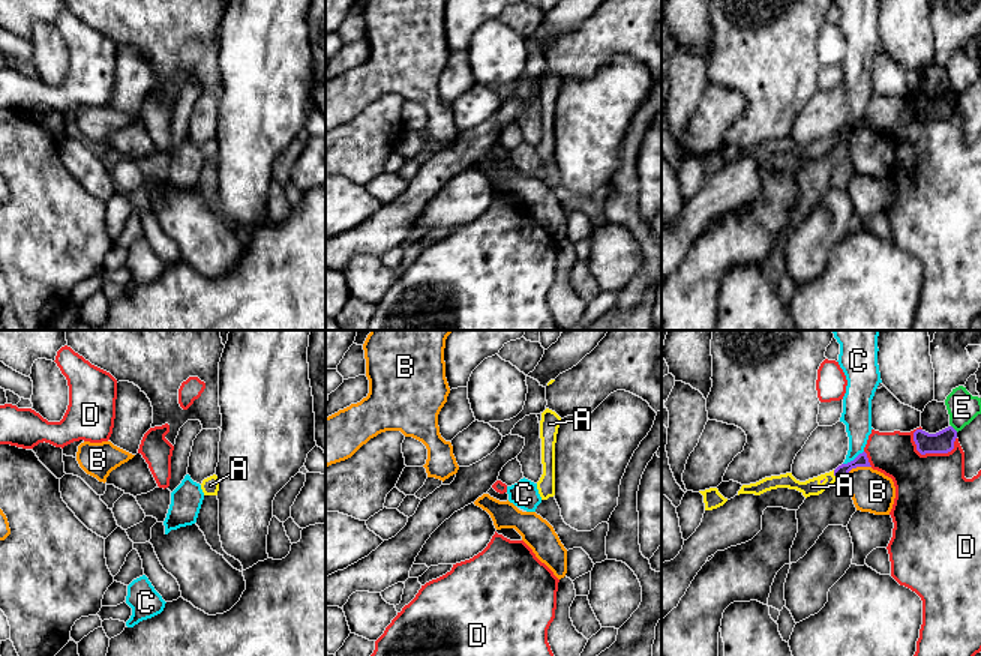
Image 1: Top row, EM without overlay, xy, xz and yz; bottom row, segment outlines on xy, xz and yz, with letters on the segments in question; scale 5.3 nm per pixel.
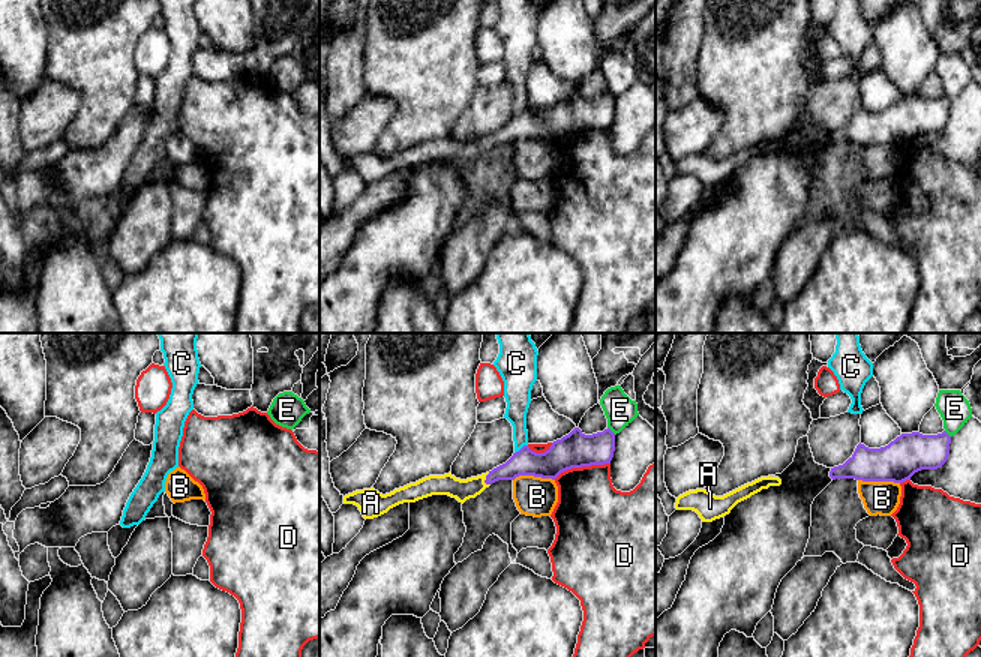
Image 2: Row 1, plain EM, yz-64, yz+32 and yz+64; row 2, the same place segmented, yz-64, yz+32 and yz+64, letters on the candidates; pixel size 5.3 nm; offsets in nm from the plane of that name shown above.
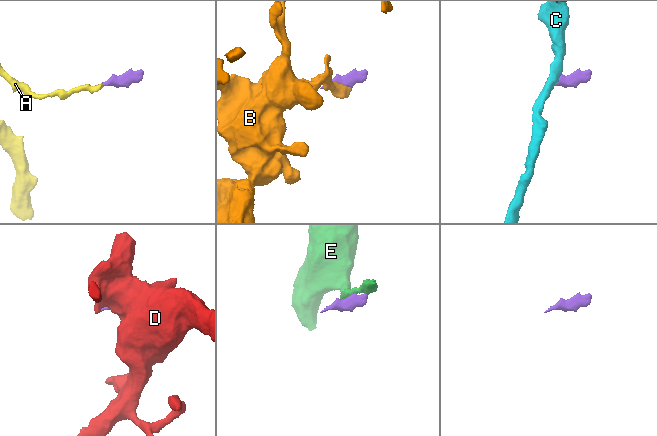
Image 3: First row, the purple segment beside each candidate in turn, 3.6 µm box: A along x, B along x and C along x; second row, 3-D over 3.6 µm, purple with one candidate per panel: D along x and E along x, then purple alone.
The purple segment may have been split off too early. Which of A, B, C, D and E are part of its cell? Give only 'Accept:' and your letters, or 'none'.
Accept: C

